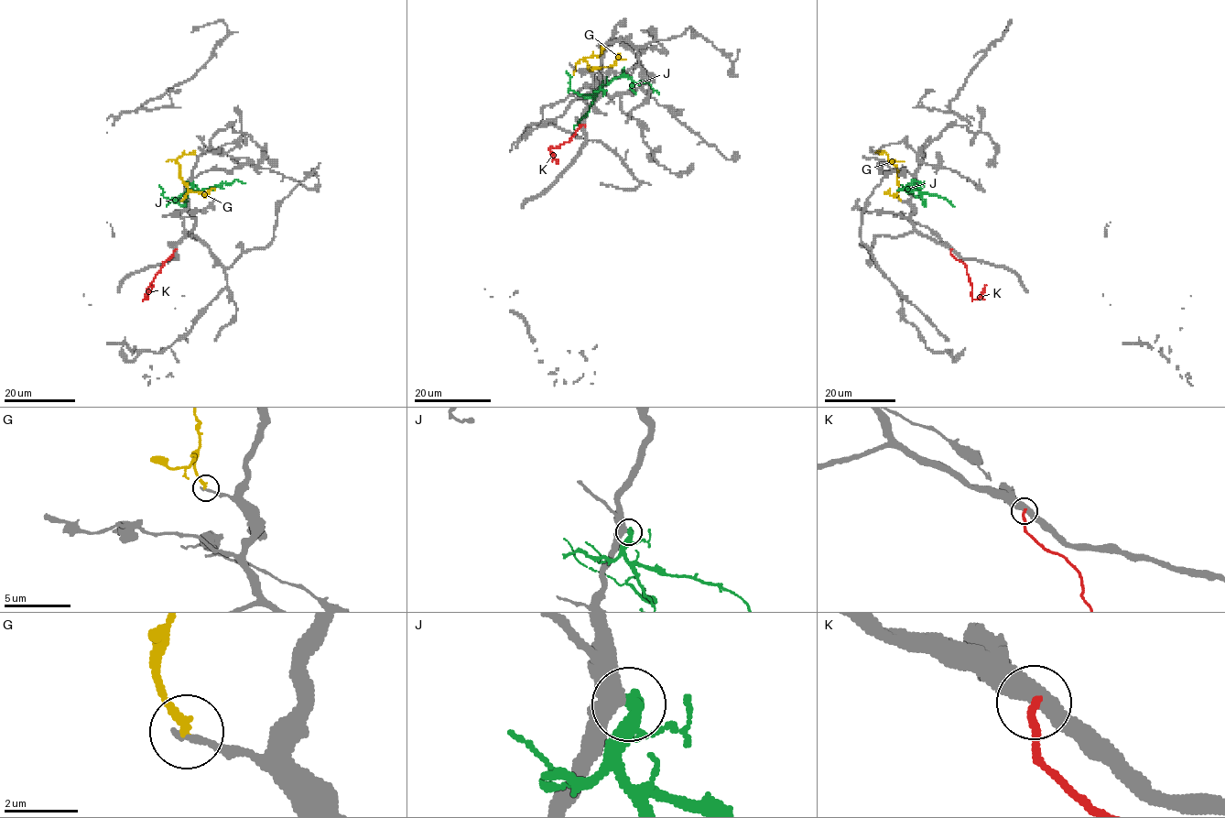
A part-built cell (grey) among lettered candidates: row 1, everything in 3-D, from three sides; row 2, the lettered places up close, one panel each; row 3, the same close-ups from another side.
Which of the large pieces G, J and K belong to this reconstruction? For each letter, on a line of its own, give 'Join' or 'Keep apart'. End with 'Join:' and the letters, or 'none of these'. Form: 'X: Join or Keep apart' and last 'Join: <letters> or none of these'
G: Keep apart
J: Keep apart
K: Keep apart
Join: none of these

